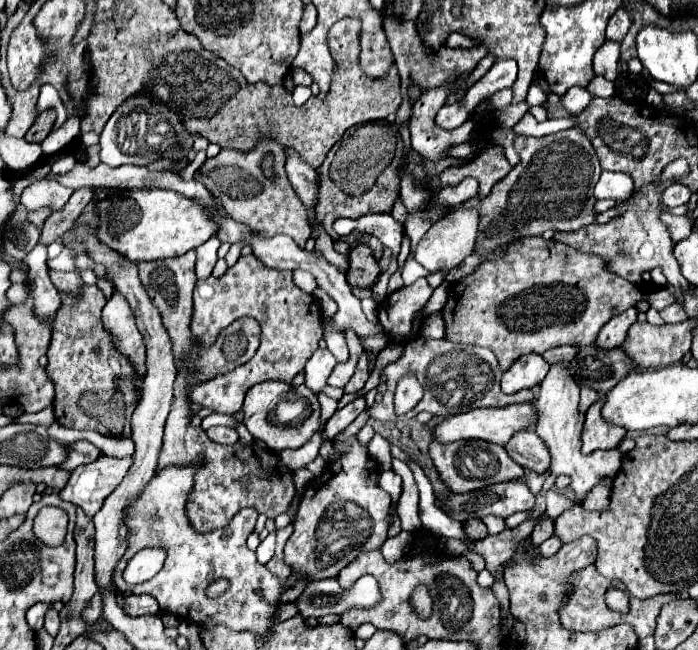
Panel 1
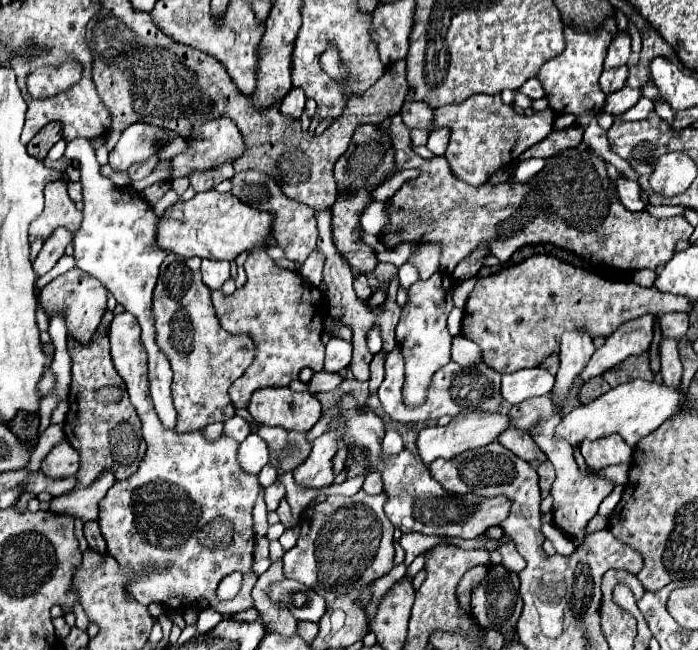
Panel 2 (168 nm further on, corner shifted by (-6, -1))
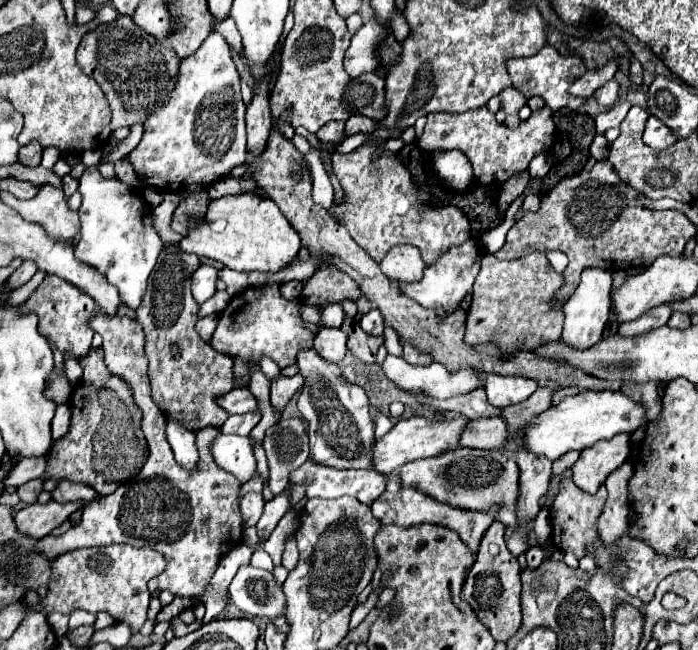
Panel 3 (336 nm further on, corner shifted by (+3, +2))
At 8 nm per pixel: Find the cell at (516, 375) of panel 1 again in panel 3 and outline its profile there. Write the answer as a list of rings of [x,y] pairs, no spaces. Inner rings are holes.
[[[477,371],[476,373],[478,376],[482,376],[484,382],[486,382],[488,402],[492,406],[498,406],[498,408],[524,402],[536,390],[536,384],[530,378],[496,376],[496,374],[484,374],[482,371]]]

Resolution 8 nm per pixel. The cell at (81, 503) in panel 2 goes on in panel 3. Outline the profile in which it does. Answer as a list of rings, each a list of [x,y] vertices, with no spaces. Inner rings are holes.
[[[50,500],[48,504],[36,502],[18,510],[14,516],[14,522],[16,522],[18,532],[38,540],[38,538],[48,536],[78,508],[82,508],[78,502],[70,502],[70,504],[58,504],[54,500]]]

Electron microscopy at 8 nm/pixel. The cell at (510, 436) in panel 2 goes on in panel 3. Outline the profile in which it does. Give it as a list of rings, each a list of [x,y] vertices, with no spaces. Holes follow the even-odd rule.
[[[480,418],[466,424],[460,436],[460,446],[478,450],[500,450],[508,436],[508,426],[500,418]]]

